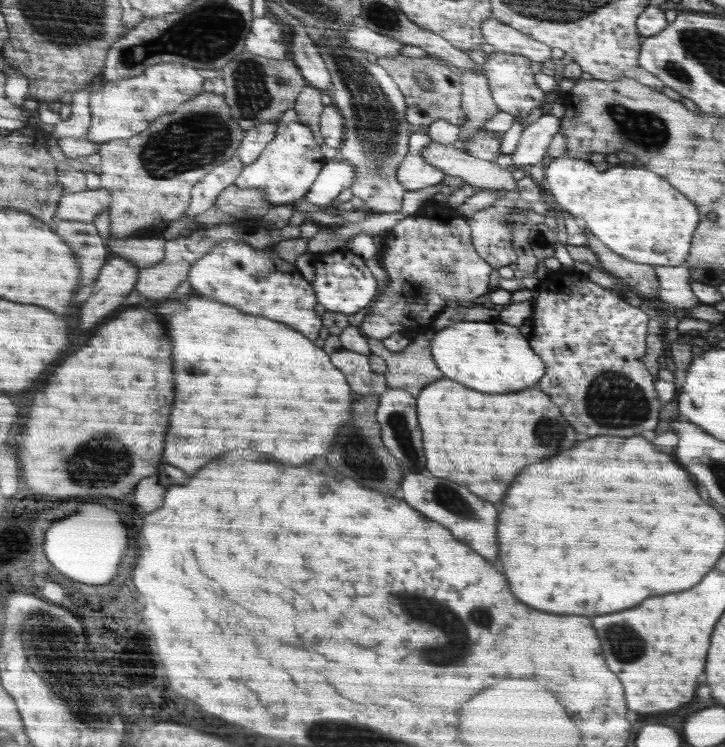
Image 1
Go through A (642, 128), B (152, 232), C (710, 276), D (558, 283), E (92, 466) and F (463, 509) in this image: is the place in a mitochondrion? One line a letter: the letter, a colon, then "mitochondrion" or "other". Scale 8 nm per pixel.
A: mitochondrion
B: other
C: other
D: other
E: mitochondrion
F: mitochondrion

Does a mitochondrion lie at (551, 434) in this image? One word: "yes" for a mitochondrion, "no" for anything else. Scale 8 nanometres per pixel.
yes

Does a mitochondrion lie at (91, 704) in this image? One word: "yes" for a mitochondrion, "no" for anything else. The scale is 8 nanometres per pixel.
yes

